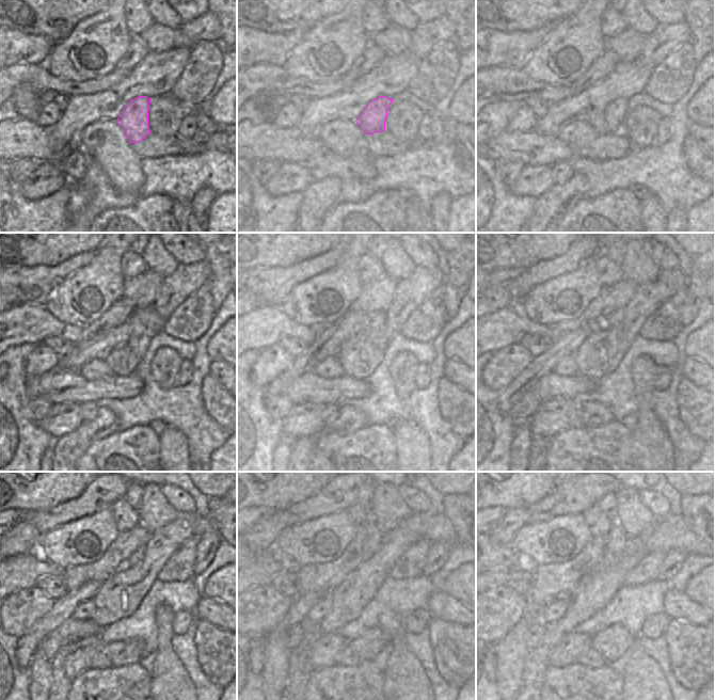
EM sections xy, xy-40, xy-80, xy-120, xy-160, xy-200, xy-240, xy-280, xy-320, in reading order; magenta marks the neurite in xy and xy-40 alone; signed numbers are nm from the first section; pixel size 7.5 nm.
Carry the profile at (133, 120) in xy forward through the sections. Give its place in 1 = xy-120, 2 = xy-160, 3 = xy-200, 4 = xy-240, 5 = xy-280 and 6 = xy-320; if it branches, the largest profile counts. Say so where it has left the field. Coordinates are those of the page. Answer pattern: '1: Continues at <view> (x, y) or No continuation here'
1: Continues at xy-120 (139, 344)
2: Continues at xy-160 (376, 330)
3: Continues at xy-200 (616, 317)
4: Continues at xy-240 (136, 557)
5: Continues at xy-280 (374, 535)
6: Continues at xy-320 (616, 539)

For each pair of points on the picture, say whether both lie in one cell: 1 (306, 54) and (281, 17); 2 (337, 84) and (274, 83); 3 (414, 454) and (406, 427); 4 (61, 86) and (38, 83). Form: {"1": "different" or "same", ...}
{"1": "different", "2": "same", "3": "same", "4": "same"}

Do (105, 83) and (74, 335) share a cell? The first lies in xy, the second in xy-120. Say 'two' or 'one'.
one

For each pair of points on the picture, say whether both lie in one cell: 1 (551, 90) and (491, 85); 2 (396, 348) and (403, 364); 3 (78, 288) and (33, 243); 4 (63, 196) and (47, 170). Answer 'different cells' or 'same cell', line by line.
1: same cell
2: different cells
3: different cells
4: different cells

